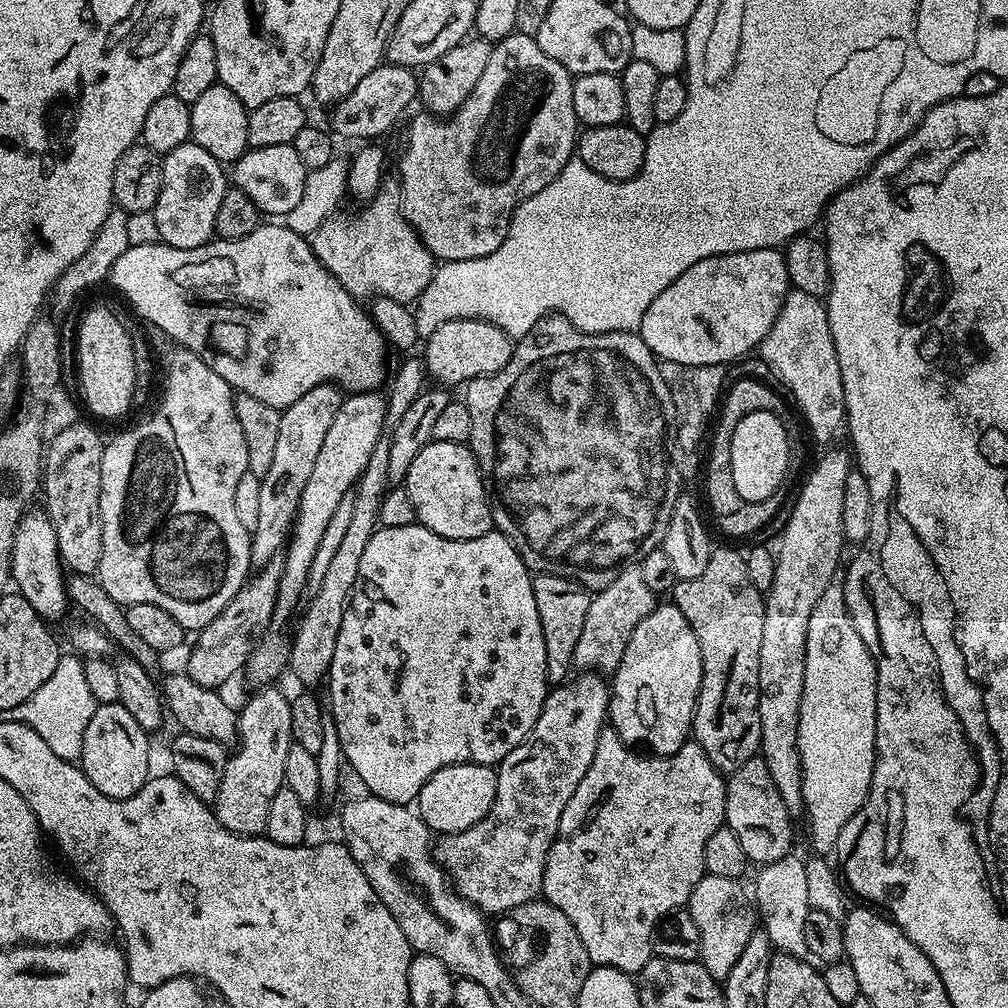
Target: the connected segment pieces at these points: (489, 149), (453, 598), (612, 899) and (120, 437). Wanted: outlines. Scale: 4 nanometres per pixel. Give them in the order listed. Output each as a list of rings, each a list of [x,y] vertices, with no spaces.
[[[513,32],[505,40],[495,41],[492,45],[490,62],[486,62],[486,70],[482,70],[482,78],[478,78],[478,86],[466,98],[466,102],[461,108],[457,108],[451,116],[447,117],[437,126],[433,132],[412,132],[408,136],[408,141],[404,144],[404,153],[400,156],[400,176],[398,183],[400,186],[400,202],[404,217],[410,222],[410,226],[416,232],[416,237],[426,246],[429,254],[440,262],[449,260],[477,260],[486,254],[494,254],[498,246],[508,233],[508,227],[512,221],[514,210],[530,194],[538,194],[542,186],[550,186],[554,178],[566,166],[566,162],[573,159],[576,142],[578,139],[578,121],[574,114],[574,90],[572,89],[573,75],[562,66],[562,62],[554,62],[550,54],[544,53],[542,46],[538,46],[535,36],[523,36],[521,32]]]
[[[419,522],[411,524],[410,526],[394,526],[393,528],[377,527],[376,532],[370,538],[370,542],[366,542],[366,551],[362,553],[362,562],[358,566],[358,578],[354,582],[352,597],[348,599],[348,608],[344,611],[342,630],[338,630],[338,643],[334,645],[334,658],[330,662],[326,677],[329,704],[327,704],[327,707],[330,709],[330,719],[334,722],[334,726],[338,730],[340,749],[344,752],[347,767],[350,766],[356,771],[357,778],[368,787],[365,789],[371,795],[382,798],[386,802],[411,805],[416,797],[419,796],[422,786],[426,786],[426,782],[438,770],[442,770],[446,766],[454,766],[455,764],[499,765],[500,760],[506,758],[506,754],[510,754],[510,750],[514,750],[514,746],[518,746],[524,741],[526,734],[530,734],[534,722],[538,722],[538,714],[542,714],[544,699],[547,698],[550,691],[548,675],[546,674],[546,638],[542,638],[542,622],[538,618],[538,602],[534,602],[532,577],[533,573],[529,572],[528,568],[522,562],[518,550],[514,550],[511,542],[501,532],[495,530],[478,538],[451,540],[450,538],[442,538],[438,534],[434,534],[434,530],[430,530],[426,525]]]
[[[611,726],[601,730],[598,734],[598,750],[594,750],[594,762],[590,762],[590,770],[582,774],[582,782],[578,782],[578,790],[570,794],[570,802],[566,802],[566,810],[562,810],[562,822],[558,826],[556,841],[552,843],[552,849],[546,858],[542,893],[543,899],[549,904],[558,906],[558,910],[562,910],[566,918],[570,918],[570,926],[578,930],[578,938],[582,938],[582,946],[586,946],[586,954],[592,959],[593,965],[639,974],[642,966],[646,966],[646,962],[652,960],[657,924],[665,916],[670,916],[687,905],[694,886],[698,886],[698,882],[706,874],[704,871],[706,842],[710,842],[714,830],[725,827],[726,794],[725,777],[716,769],[714,762],[706,758],[706,750],[702,750],[700,744],[685,742],[672,756],[641,754],[625,744]]]
[[[176,350],[172,361],[168,364],[168,377],[164,380],[164,397],[156,408],[156,413],[149,420],[128,428],[109,439],[104,445],[102,458],[102,486],[100,487],[100,517],[102,518],[102,558],[98,569],[98,579],[102,590],[114,598],[122,606],[150,602],[150,606],[162,606],[170,618],[174,618],[186,630],[199,630],[206,627],[238,594],[250,575],[252,559],[250,558],[250,542],[252,533],[242,526],[238,513],[234,510],[234,490],[242,474],[248,471],[248,455],[246,454],[246,438],[242,434],[242,422],[238,422],[238,414],[234,414],[236,396],[234,389],[228,385],[222,374],[214,374],[198,354],[187,350]]]

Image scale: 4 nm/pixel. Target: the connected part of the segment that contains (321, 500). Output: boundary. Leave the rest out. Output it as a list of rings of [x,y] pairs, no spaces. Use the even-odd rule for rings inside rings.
[[[379,391],[353,392],[345,395],[330,430],[326,430],[326,439],[322,442],[318,459],[314,461],[314,471],[306,481],[306,490],[302,490],[296,520],[292,523],[292,535],[288,538],[284,552],[284,570],[279,582],[279,598],[276,600],[271,627],[260,637],[256,647],[248,655],[246,676],[249,676],[256,686],[271,685],[289,667],[292,642],[289,633],[284,633],[280,628],[287,626],[292,615],[297,615],[305,599],[310,562],[314,562],[318,542],[322,542],[322,534],[330,523],[330,517],[334,515],[338,502],[350,495],[362,470],[366,470],[366,462],[370,462],[370,454],[374,454],[374,446],[378,446],[378,438],[384,433],[385,414],[386,400]]]

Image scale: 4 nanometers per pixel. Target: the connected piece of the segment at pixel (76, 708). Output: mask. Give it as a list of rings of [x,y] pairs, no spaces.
[[[76,654],[61,655],[58,666],[22,706],[12,709],[13,720],[21,720],[26,726],[33,728],[42,742],[58,754],[63,760],[79,761],[82,750],[82,734],[86,734],[86,726],[90,726],[90,718],[94,718],[94,710],[98,707],[94,694],[90,694],[90,686],[86,683],[86,672],[81,657]]]

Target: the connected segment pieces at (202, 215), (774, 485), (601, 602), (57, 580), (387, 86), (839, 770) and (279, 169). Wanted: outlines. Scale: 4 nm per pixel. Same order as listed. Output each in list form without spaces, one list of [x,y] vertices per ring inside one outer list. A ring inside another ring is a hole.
[[[191,142],[163,153],[160,165],[162,190],[150,213],[160,235],[157,237],[178,250],[190,250],[209,243],[216,236],[218,206],[222,206],[222,198],[230,187],[225,165],[206,154],[202,146]]]
[[[751,412],[742,418],[742,422],[738,422],[738,426],[734,426],[730,466],[734,490],[738,490],[738,498],[745,504],[762,502],[762,498],[770,498],[781,491],[780,483],[788,472],[792,448],[788,445],[788,432],[780,419],[775,412]]]
[[[639,566],[621,568],[614,582],[610,582],[593,595],[590,610],[586,610],[586,623],[582,625],[582,634],[574,646],[573,665],[589,672],[615,673],[633,630],[638,626],[638,622],[642,622],[642,618],[654,611],[657,603],[657,593],[652,592],[650,586],[646,586]]]
[[[29,510],[18,522],[18,530],[14,534],[14,550],[12,551],[11,583],[15,591],[34,606],[34,610],[46,622],[53,622],[64,611],[69,611],[68,586],[66,569],[60,558],[58,542],[54,534],[54,526],[47,512]]]
[[[381,63],[379,68],[370,70],[346,98],[342,98],[331,109],[332,124],[330,128],[337,137],[345,136],[357,142],[372,142],[388,132],[400,120],[400,115],[411,106],[418,96],[418,76],[413,69],[403,68],[397,64]]]
[[[833,582],[830,586],[826,586],[826,590],[822,590],[822,598],[818,598],[818,606],[814,606],[814,614],[810,614],[810,626],[806,626],[806,678],[802,690],[802,706],[799,709],[798,746],[802,762],[803,815],[808,816],[808,832],[812,835],[812,852],[828,854],[835,849],[838,834],[842,834],[842,826],[846,826],[846,822],[850,822],[850,818],[854,818],[854,814],[866,802],[868,791],[872,788],[872,775],[876,765],[876,660],[870,654],[866,642],[862,642],[858,630],[854,630],[854,622],[850,618],[844,601],[843,583]]]
[[[292,144],[282,146],[262,146],[261,148],[248,148],[239,160],[230,168],[231,183],[258,210],[268,218],[282,218],[302,198],[302,189],[306,187],[306,178],[310,169],[304,165],[302,158],[298,158],[298,150]]]

